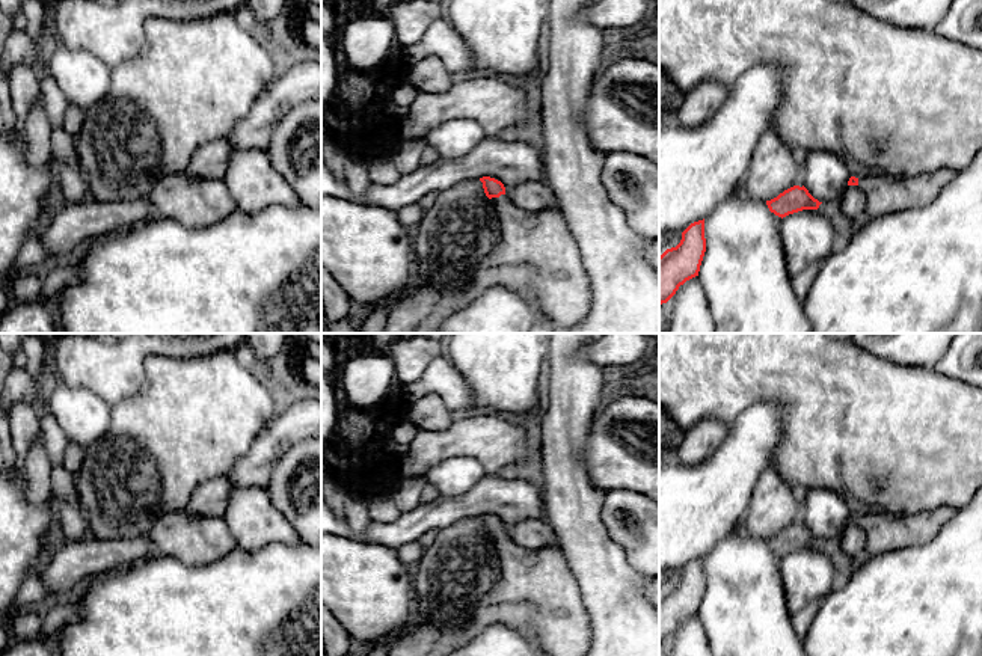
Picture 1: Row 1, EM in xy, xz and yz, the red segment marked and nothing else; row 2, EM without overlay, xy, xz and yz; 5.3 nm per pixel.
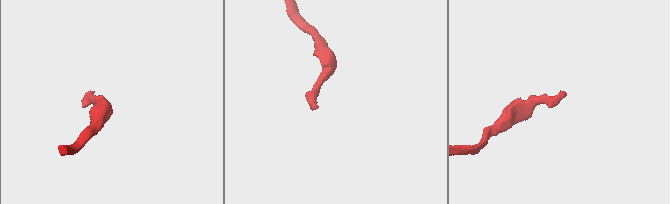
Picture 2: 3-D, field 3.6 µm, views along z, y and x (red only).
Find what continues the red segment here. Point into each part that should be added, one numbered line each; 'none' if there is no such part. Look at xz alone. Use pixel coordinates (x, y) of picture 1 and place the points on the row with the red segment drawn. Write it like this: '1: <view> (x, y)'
1: xz (537, 257)

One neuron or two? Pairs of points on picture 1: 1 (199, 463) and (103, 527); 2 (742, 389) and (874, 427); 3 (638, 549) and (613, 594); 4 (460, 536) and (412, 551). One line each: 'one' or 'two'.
1: one
2: one
3: two
4: two

